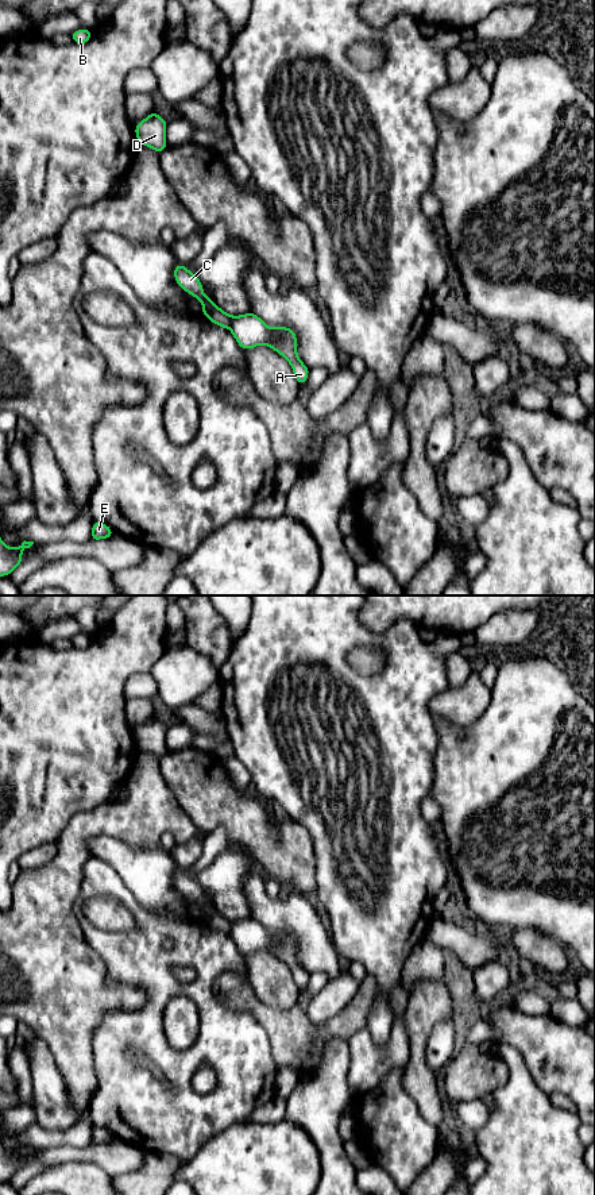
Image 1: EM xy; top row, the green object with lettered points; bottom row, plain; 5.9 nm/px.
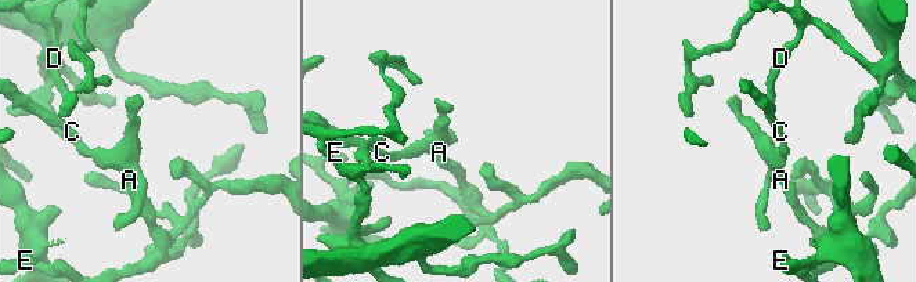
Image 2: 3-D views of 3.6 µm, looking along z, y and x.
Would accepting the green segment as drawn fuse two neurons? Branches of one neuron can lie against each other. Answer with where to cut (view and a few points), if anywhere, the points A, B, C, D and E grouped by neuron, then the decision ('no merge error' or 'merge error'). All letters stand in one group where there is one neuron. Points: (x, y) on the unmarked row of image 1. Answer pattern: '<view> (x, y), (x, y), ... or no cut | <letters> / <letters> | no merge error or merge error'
xy (232, 921), (228, 932) | A B D E / C | merge error

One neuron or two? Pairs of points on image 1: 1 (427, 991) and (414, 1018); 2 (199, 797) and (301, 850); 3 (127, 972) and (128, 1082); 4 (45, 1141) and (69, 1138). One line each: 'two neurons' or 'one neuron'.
1: one neuron
2: one neuron
3: one neuron
4: one neuron

